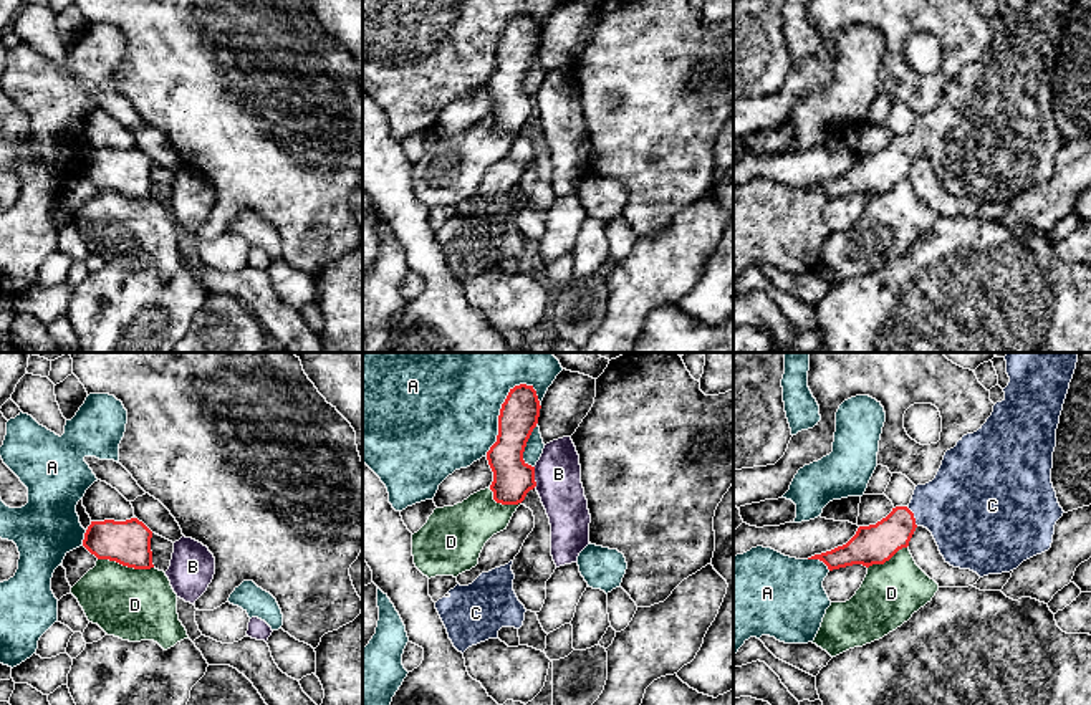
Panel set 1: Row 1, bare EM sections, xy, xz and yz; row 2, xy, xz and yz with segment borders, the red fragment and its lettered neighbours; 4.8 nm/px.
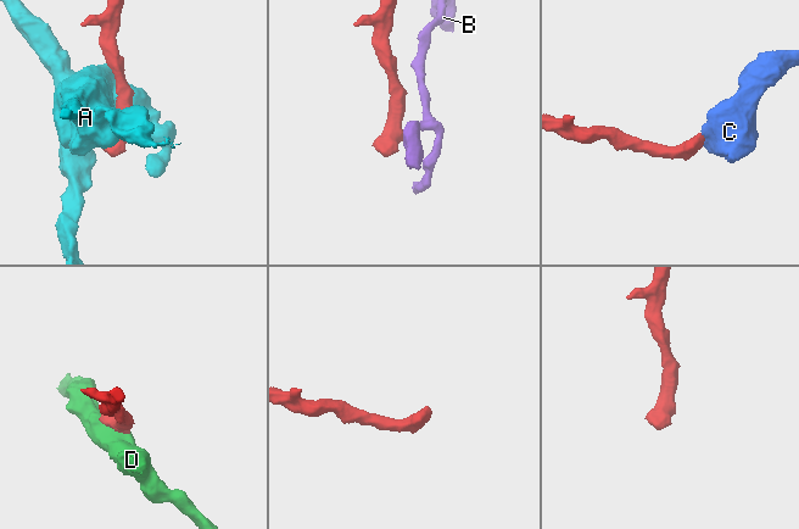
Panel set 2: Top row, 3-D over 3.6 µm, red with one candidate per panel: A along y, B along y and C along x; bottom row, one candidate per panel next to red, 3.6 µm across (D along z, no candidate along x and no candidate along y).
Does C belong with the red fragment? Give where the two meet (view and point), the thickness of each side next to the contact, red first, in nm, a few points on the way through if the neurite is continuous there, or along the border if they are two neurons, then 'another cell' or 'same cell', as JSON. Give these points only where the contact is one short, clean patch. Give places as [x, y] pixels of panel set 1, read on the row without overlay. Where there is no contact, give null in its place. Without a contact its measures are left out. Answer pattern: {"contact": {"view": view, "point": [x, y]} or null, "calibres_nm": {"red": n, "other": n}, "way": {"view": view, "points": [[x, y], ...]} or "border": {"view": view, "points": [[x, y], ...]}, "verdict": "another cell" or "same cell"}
{"contact": {"view": "yz", "point": [913, 146]}, "calibres_nm": {"red": 190, "other": 400}, "way": {"view": "yz", "points": [[876, 172], [913, 146], [929, 136], [962, 136]]}, "verdict": "same cell"}

